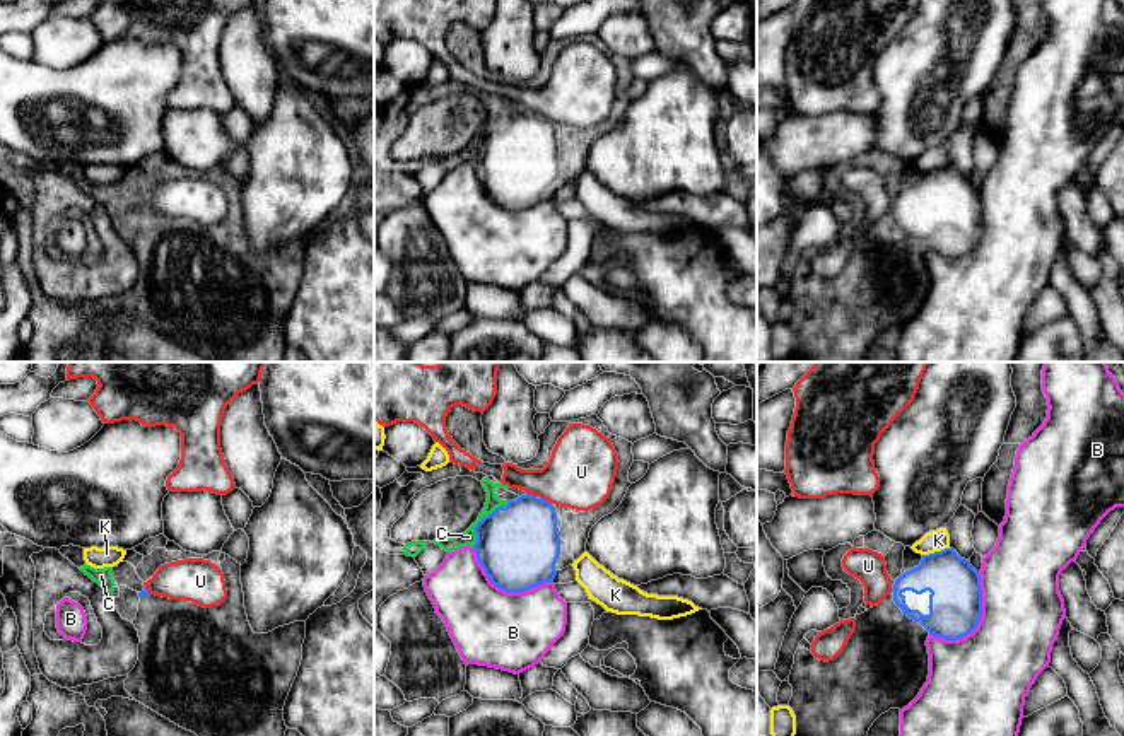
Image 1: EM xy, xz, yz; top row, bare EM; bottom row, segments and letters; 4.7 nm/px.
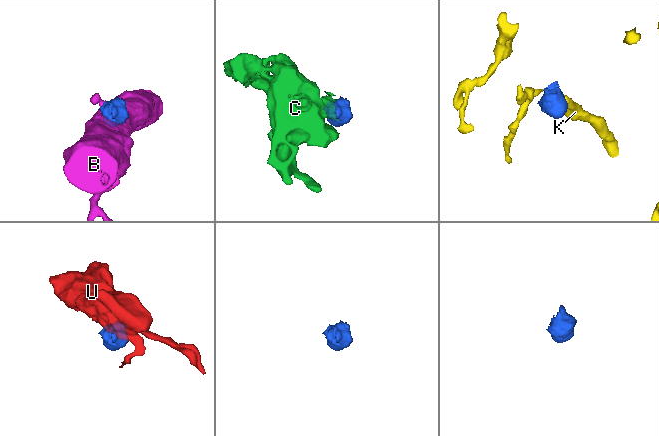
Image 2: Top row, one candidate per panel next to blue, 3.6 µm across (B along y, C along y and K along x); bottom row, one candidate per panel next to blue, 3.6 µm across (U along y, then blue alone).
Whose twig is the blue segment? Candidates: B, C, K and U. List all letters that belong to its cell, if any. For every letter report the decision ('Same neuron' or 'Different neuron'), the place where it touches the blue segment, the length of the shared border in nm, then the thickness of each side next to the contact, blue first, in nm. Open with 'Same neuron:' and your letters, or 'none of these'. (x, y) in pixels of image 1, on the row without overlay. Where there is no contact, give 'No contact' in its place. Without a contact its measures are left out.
Same neuron: C
B: Different neuron. Touches blue at yz (977, 241). Shared border 380 nm. Thickness 260 nm (blue) against 420 nm
C: Same neuron. Touches blue at xz (480, 139). Shared border 280 nm. Thickness 380 nm (blue) against 70 nm
K: Different neuron. Touches blue at yz (935, 169). Shared border 130 nm. Thickness 240 nm (blue) against 100 nm
U: Different neuron. Touches blue at xz (544, 116). Shared border 70 nm. Thickness 380 nm (blue) against 320 nm

